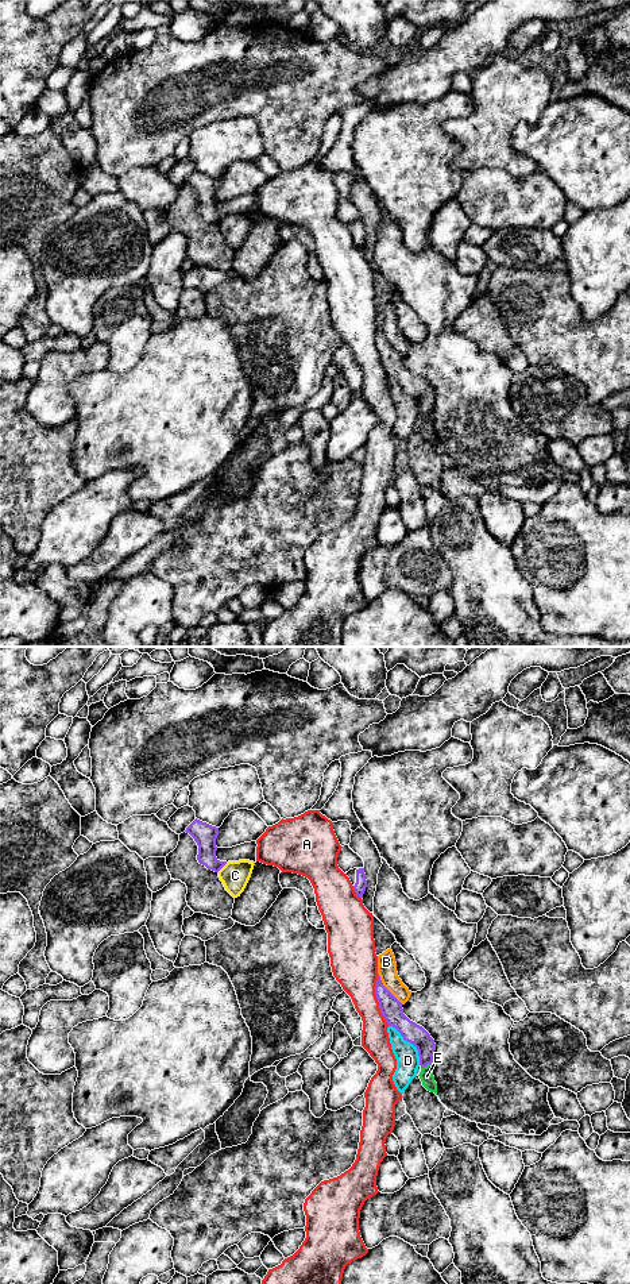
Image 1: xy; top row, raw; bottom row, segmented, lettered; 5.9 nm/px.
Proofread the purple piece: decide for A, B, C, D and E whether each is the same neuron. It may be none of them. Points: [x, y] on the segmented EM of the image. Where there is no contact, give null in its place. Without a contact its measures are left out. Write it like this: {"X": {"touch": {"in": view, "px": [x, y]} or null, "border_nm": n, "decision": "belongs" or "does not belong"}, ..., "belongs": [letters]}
{"A": {"touch": {"in": "xy", "px": [377, 998]}, "border_nm": 320, "decision": "does not belong"}, "B": {"touch": {"in": "xy", "px": [386, 988]}, "border_nm": 240, "decision": "does not belong"}, "C": {"touch": {"in": "xy", "px": [221, 867]}, "border_nm": 80, "decision": "does not belong"}, "D": {"touch": {"in": "xy", "px": [410, 1042]}, "border_nm": 300, "decision": "does not belong"}, "E": {"touch": {"in": "xy", "px": [426, 1064]}, "border_nm": 80, "decision": "does not belong"}, "belongs": []}

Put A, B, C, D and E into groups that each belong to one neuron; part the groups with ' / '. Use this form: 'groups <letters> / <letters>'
groups A / B E / C / D

